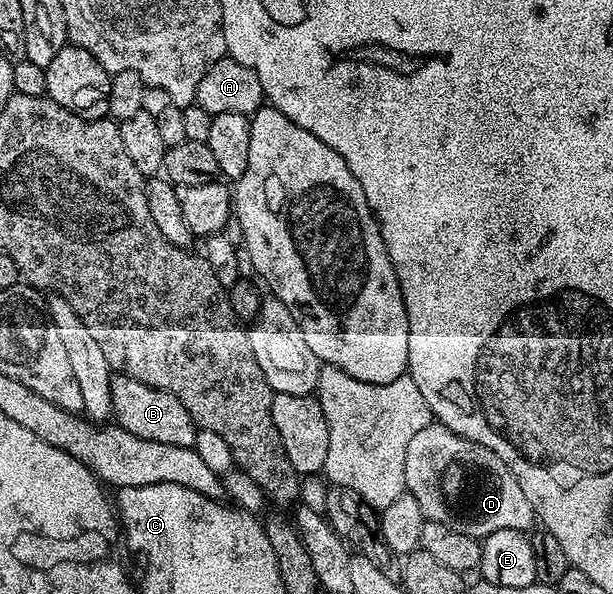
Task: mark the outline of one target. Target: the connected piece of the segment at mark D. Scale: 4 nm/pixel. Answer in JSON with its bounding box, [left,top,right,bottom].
[405,424,537,540]

